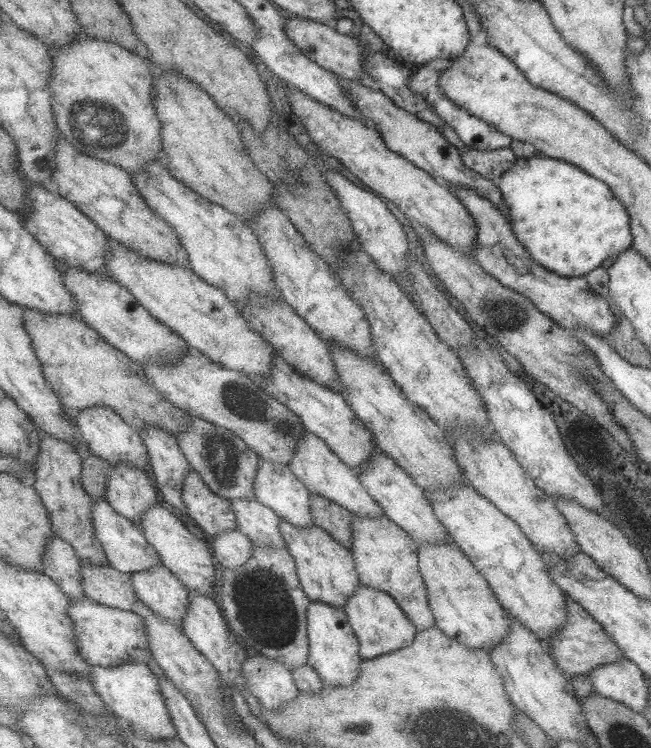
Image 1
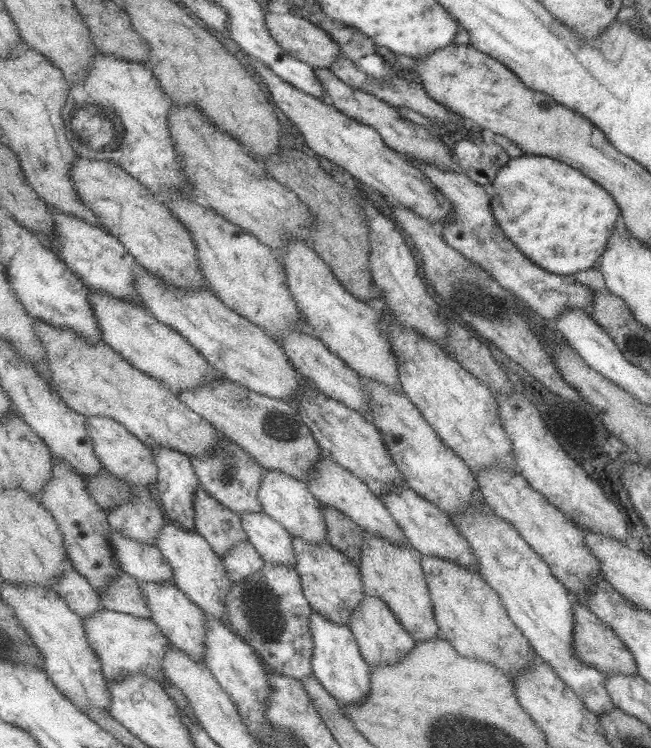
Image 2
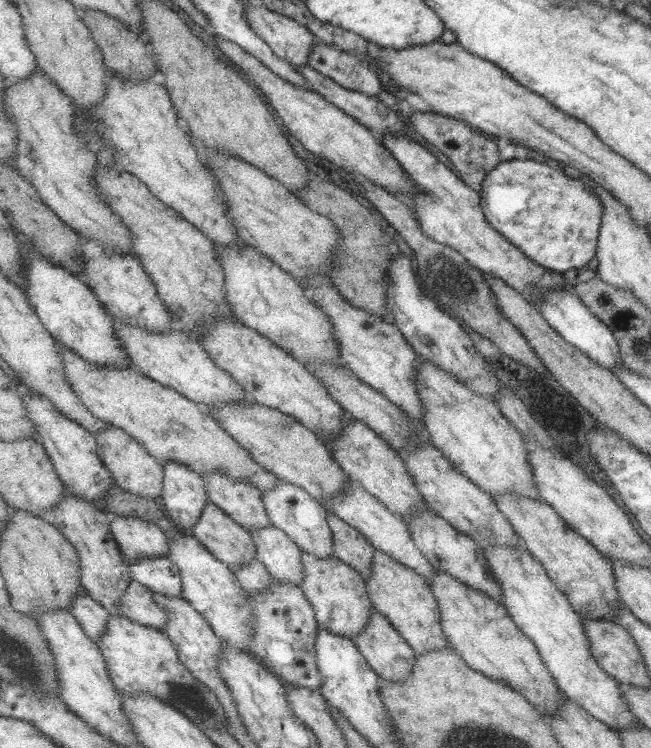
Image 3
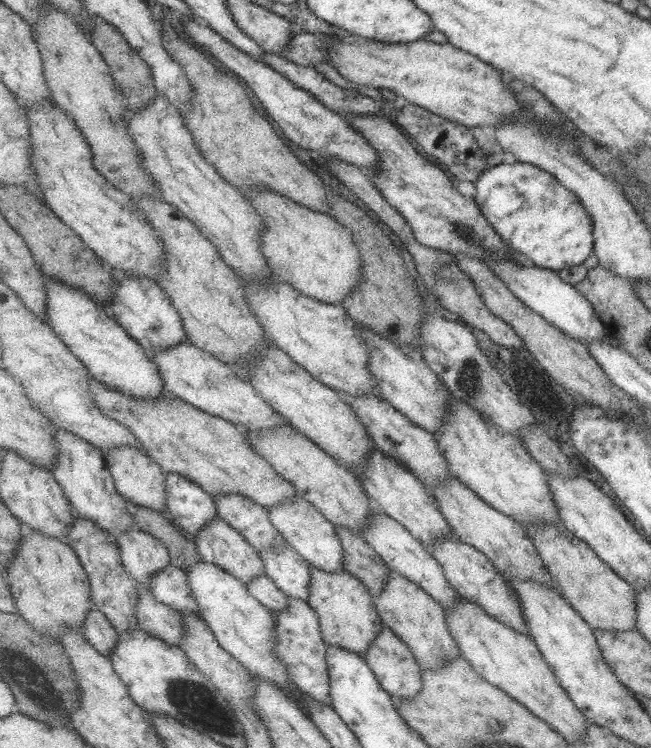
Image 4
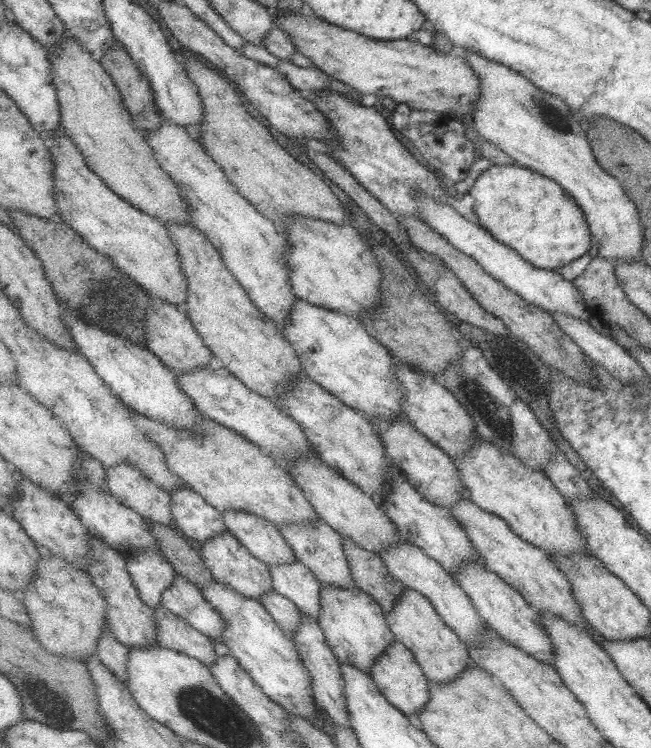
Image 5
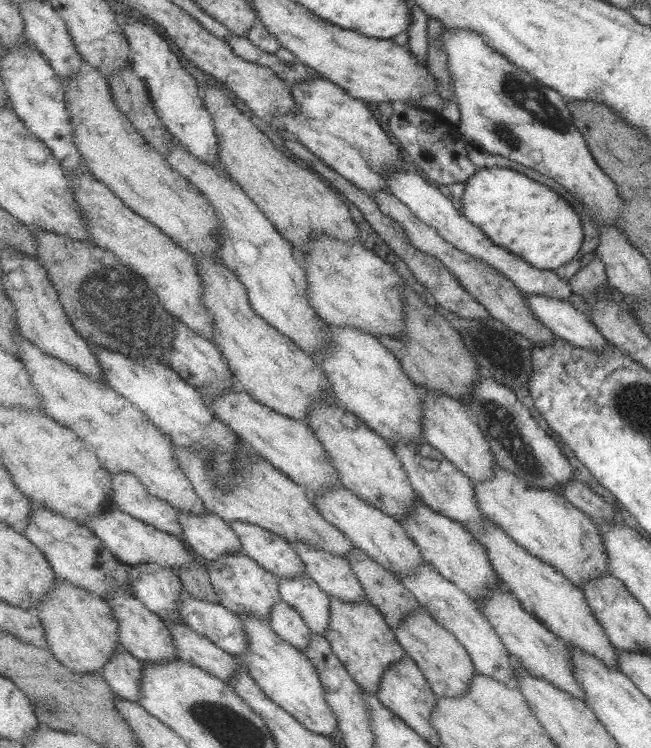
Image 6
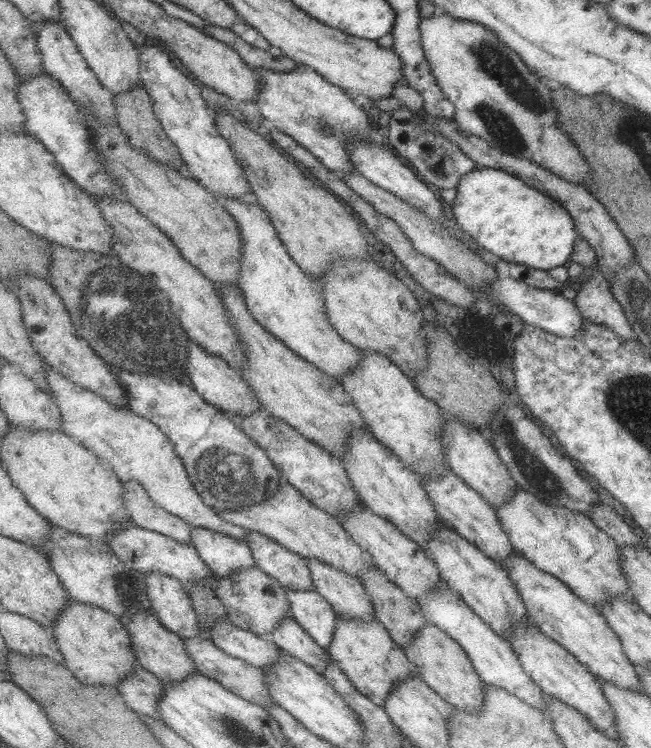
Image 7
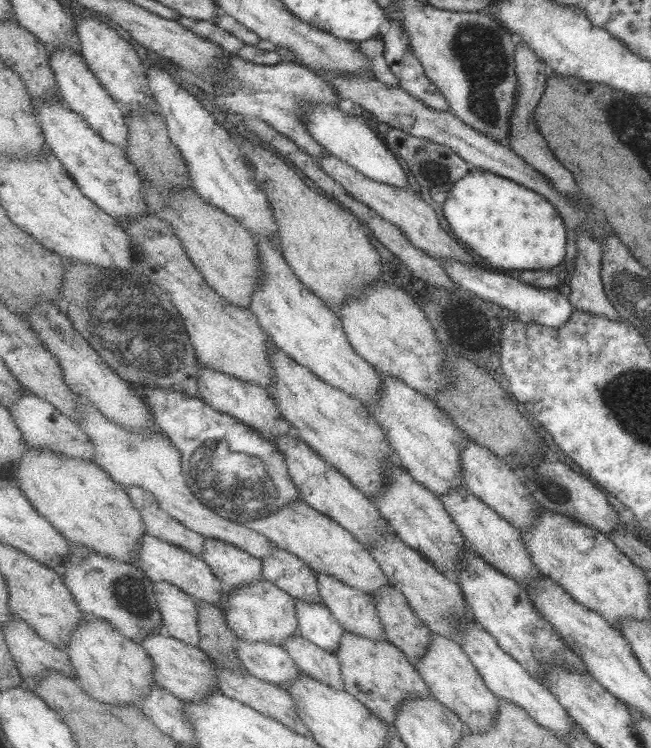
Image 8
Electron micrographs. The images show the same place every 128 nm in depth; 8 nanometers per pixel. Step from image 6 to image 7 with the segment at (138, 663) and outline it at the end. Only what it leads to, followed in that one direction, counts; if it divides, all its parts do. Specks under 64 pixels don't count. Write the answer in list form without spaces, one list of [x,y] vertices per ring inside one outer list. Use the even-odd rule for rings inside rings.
[[[138,664],[135,671],[119,683],[118,689],[135,712],[163,720],[159,701],[163,697],[165,683],[143,665]]]

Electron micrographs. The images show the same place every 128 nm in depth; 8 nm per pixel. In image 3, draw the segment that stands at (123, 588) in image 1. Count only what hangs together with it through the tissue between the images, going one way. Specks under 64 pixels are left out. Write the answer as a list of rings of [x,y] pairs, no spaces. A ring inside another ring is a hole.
[[[133,578],[127,593],[119,599],[117,608],[123,616],[148,627],[167,630],[169,616],[157,602],[155,602],[155,591],[141,584]]]

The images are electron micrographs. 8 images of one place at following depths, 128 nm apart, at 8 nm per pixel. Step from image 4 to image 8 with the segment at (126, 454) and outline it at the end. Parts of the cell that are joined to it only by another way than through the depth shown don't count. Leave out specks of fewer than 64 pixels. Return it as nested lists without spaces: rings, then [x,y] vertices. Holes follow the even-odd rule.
[[[126,486],[126,491],[130,493],[134,506],[142,513],[147,534],[202,556],[207,544],[206,536],[187,528],[187,525],[170,516],[150,490],[141,486]]]

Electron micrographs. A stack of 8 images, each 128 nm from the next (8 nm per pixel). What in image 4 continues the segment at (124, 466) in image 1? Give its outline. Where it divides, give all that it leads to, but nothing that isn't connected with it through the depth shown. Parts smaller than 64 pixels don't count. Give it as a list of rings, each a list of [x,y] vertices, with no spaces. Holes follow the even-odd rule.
[[[135,527],[119,535],[118,543],[127,572],[138,580],[138,586],[151,591],[151,579],[155,578],[155,573],[172,564],[167,545],[151,533]]]

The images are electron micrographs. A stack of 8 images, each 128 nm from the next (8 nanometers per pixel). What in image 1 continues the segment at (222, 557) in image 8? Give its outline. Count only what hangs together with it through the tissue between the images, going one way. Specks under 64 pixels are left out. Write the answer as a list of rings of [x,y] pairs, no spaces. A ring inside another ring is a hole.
[[[147,425],[147,427],[141,427],[139,430],[140,436],[143,438],[150,454],[152,472],[156,477],[156,486],[163,494],[164,503],[173,509],[177,509],[181,516],[184,517],[187,526],[195,532],[195,528],[199,527],[198,523],[193,522],[190,513],[187,511],[186,502],[183,500],[183,489],[185,488],[187,475],[190,474],[192,466],[186,454],[182,452],[178,438],[172,436],[172,434],[166,432],[161,427],[155,427],[155,425]]]

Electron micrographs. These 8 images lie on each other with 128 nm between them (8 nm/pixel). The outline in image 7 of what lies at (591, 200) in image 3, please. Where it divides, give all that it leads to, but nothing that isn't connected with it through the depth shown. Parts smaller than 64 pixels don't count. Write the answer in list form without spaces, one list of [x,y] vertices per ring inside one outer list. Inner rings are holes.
[[[477,167],[464,174],[451,202],[455,224],[488,254],[507,262],[548,271],[567,262],[577,241],[569,213],[551,197],[495,168]]]

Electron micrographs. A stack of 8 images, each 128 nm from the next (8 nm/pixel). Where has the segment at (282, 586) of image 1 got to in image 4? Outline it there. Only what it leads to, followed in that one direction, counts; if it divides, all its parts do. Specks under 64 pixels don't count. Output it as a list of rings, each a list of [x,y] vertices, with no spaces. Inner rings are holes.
[[[290,598],[290,600],[291,603],[287,608],[275,612],[278,658],[283,660],[283,664],[287,664],[287,670],[291,672],[291,680],[300,691],[335,708],[331,696],[330,666],[327,664],[327,651],[330,649],[323,638],[318,612],[306,600],[297,598]]]

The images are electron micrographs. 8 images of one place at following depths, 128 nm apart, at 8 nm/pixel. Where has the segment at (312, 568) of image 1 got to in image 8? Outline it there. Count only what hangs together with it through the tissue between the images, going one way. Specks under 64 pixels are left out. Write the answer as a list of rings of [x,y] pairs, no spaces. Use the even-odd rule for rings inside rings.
[[[346,631],[336,655],[342,664],[346,691],[361,700],[371,712],[387,723],[395,724],[399,707],[403,707],[403,703],[430,694],[429,685],[415,664],[407,658],[403,649],[395,646],[388,638],[376,641]]]

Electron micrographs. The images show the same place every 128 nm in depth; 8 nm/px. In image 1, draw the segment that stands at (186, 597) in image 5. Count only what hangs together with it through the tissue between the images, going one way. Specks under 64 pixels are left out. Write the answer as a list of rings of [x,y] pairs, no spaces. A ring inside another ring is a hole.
[[[106,498],[94,500],[93,516],[95,532],[98,533],[98,538],[105,548],[109,563],[113,568],[124,573],[136,573],[149,570],[162,562],[159,552],[147,540],[142,527],[134,523],[133,520],[117,513]]]

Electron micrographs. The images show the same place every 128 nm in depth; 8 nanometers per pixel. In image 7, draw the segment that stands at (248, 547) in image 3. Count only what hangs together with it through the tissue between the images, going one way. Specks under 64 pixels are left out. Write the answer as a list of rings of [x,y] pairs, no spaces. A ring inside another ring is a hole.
[[[258,565],[239,569],[235,571],[235,574],[227,575],[227,577],[216,578],[215,591],[227,607],[228,618],[235,625],[259,636],[270,637],[279,627],[279,623],[283,623],[283,620],[291,614],[291,602],[290,597],[287,596],[287,589]]]

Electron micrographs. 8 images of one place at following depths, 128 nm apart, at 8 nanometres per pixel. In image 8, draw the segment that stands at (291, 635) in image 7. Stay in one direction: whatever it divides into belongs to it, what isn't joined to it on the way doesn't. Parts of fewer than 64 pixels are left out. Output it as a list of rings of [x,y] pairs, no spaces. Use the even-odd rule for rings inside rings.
[[[301,633],[287,639],[284,648],[294,657],[304,674],[311,675],[334,689],[346,689],[342,664],[336,653],[317,646]]]

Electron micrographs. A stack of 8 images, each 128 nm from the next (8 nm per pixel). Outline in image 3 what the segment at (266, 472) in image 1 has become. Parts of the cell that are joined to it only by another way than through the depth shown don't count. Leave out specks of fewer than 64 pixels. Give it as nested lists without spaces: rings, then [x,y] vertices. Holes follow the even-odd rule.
[[[279,479],[275,489],[263,495],[263,500],[273,525],[282,528],[302,548],[302,551],[310,552],[321,559],[335,554],[334,532],[328,521],[331,513],[328,507],[311,496],[307,489]]]

